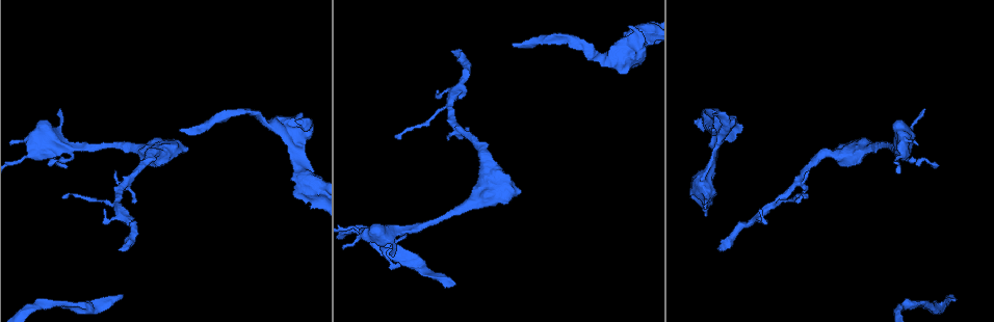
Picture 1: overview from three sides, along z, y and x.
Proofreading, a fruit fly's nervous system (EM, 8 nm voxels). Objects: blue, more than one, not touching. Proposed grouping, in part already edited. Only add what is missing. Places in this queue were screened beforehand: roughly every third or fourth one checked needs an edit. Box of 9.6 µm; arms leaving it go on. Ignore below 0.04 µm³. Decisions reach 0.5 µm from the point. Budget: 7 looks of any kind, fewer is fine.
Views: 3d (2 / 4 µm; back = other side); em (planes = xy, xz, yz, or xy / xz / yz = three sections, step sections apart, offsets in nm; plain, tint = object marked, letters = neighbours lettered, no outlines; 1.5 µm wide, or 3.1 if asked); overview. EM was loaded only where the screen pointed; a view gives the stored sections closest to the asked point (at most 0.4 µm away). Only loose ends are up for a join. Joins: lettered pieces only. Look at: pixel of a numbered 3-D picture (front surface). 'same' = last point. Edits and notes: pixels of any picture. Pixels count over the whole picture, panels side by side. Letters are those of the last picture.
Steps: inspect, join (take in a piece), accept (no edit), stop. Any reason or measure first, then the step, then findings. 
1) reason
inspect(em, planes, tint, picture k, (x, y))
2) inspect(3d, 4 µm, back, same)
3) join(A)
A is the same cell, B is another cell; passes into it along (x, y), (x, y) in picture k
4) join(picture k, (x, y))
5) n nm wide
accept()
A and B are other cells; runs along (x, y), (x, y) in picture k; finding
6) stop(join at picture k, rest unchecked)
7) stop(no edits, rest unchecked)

free end
inspect(3d, 2 µm, picture 1, (718, 250))

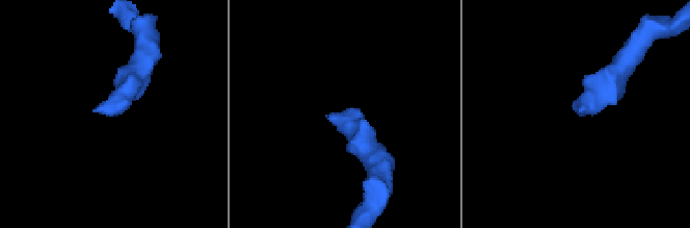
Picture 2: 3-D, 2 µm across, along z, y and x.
now the EM
inspect(em, planes, letters, picture 2, (578, 113))

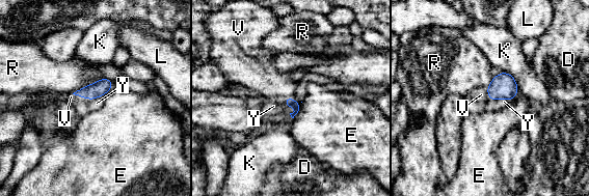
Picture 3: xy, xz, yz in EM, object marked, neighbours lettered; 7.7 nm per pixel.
R touches over 280 nm
join(V)
V is the same cell, D, E, K, L, R and Y are other cells; the cell continues

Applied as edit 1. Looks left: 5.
thin end
inspect(3d, 4 µm, picture 1, (103, 210))

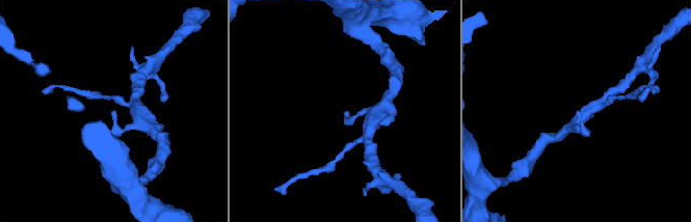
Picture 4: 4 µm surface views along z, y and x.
now the EM
inspect(em, xy, step 8, letters, picture 4, (345, 112))

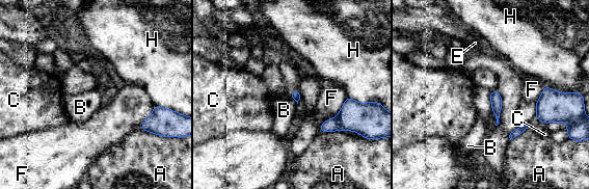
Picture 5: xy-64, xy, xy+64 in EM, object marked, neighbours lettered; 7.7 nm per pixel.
inspect(em, planes, letters, same)

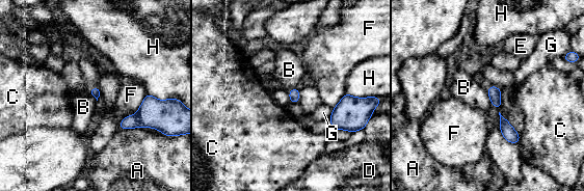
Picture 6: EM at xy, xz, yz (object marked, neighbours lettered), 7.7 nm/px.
accept()
A, B, C, D, E, F, G and H are other cells; border along (486, 91), (493, 105) in picture 6; none of them fits

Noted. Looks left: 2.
thin end
inspect(em, planes, letters, picture 1, (66, 167))

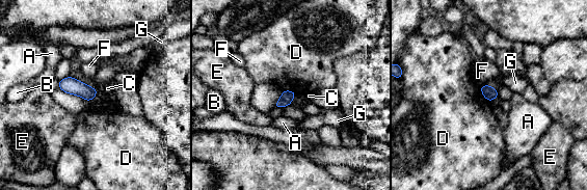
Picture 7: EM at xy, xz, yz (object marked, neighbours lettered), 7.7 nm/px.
90 nm wide; D touches over 150 nm
accept()
A, B, C, D, E, F and G are other cells; none of them fits

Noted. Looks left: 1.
stop(join at picture 3, rest unchecked)

